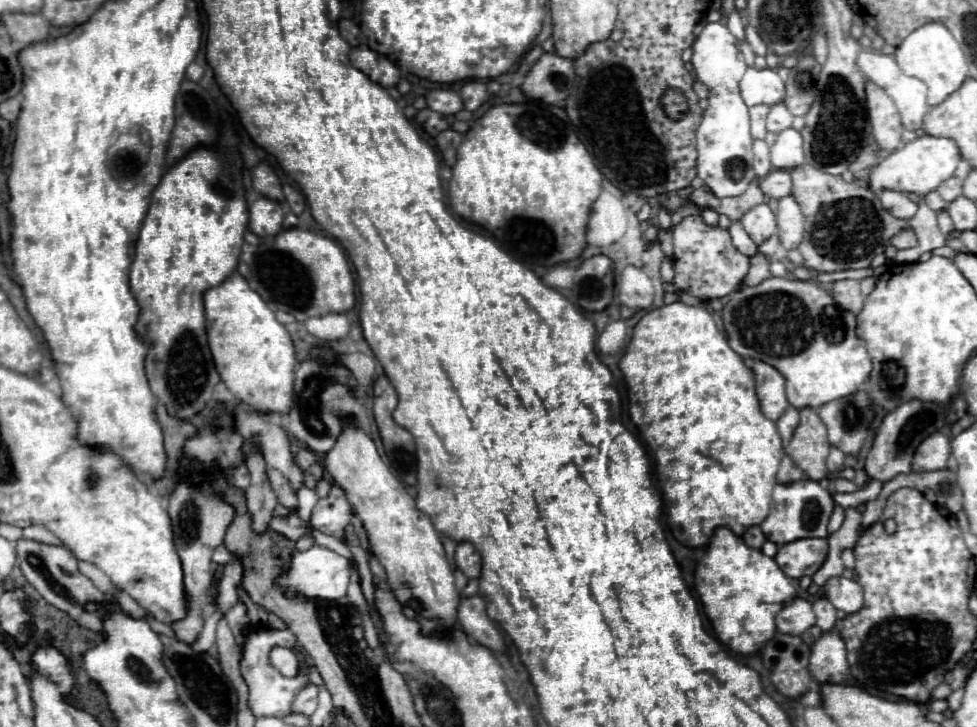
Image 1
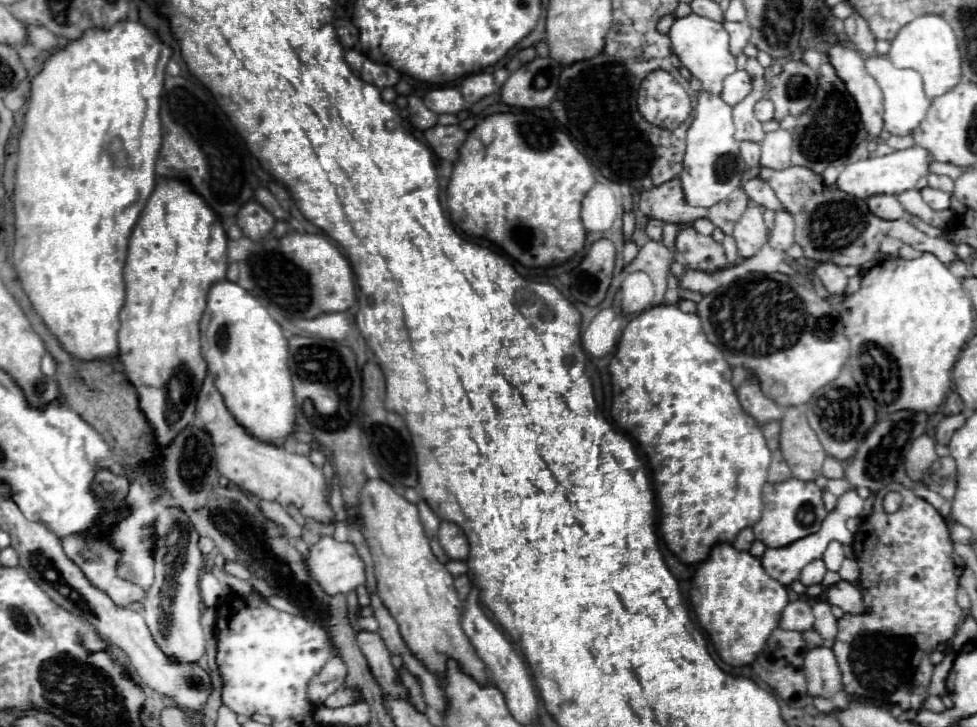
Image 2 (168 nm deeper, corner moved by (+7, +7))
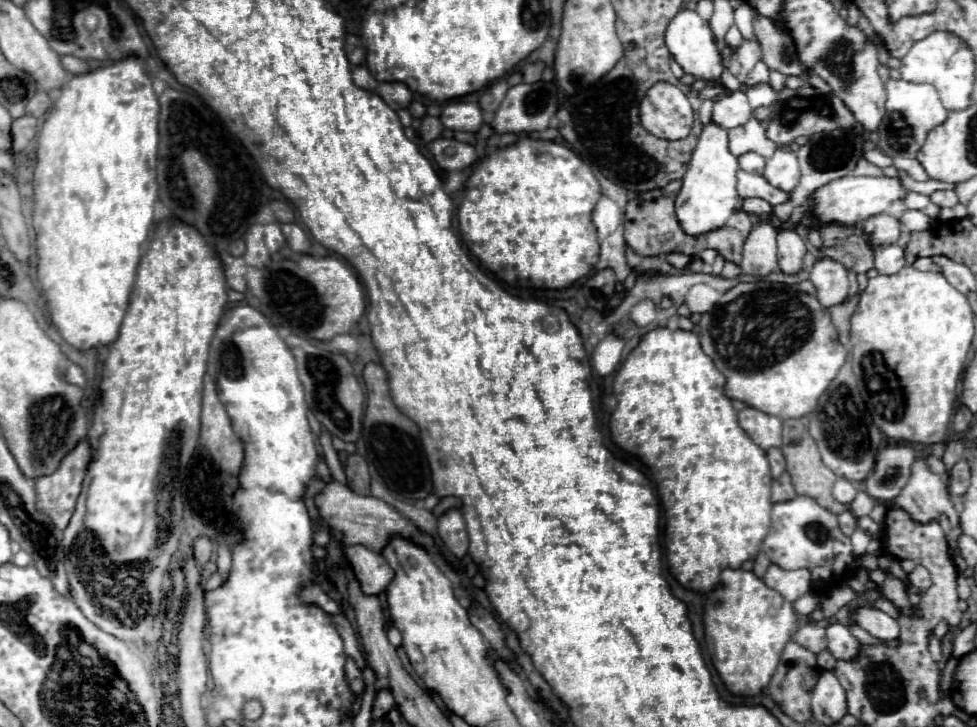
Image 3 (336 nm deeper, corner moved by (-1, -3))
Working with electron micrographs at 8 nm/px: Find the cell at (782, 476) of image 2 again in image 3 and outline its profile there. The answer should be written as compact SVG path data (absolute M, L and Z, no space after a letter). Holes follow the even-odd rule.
M783 472L775 482L773 482L773 496L771 500L773 502L783 502L783 500L791 500L795 498L797 492L793 488L793 482L791 482L791 476L787 472Z

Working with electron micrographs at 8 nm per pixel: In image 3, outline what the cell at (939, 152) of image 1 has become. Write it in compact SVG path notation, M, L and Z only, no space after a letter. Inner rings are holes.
M847 176L847 178L837 178L835 182L829 182L827 186L821 186L819 190L813 192L815 200L815 214L817 222L839 222L839 224L861 224L863 220L881 214L889 208L889 204L903 200L909 194L907 186L899 176Z

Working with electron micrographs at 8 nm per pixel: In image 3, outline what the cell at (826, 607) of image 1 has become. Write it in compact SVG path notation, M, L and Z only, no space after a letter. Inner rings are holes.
M829 624L827 626L827 642L829 642L829 652L837 660L851 660L857 656L859 650L859 640L851 636L849 628L843 624Z

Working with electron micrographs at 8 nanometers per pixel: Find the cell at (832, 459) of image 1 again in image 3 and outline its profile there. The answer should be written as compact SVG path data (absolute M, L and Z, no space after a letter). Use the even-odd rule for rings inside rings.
M837 478L833 486L833 498L841 504L849 504L857 494L857 486L853 482L847 482L845 478Z

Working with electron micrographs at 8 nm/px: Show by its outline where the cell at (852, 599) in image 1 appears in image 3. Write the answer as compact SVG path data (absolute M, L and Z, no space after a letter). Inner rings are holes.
M869 606L855 608L851 618L855 624L859 624L863 630L867 630L871 636L879 640L895 640L899 636L897 620L877 608L869 608Z

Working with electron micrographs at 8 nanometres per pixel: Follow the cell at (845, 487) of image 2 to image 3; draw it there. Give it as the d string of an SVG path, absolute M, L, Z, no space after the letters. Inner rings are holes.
M859 492L859 494L855 496L855 500L849 504L851 512L853 512L857 518L869 516L871 510L873 510L873 506L875 506L875 500L873 500L869 494L865 494L865 492Z

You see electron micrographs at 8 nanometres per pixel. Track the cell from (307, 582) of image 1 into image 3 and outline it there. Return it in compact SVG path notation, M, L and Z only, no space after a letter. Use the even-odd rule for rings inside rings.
M347 546L343 548L343 556L351 562L351 570L355 570L355 578L359 578L365 594L381 594L393 578L387 560L365 546Z

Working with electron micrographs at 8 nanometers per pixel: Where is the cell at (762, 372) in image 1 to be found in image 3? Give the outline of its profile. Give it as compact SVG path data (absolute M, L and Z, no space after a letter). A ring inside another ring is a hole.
M745 406L739 412L739 424L749 434L749 438L755 444L759 444L763 450L781 446L781 428L783 428L781 418L765 414L751 406Z

